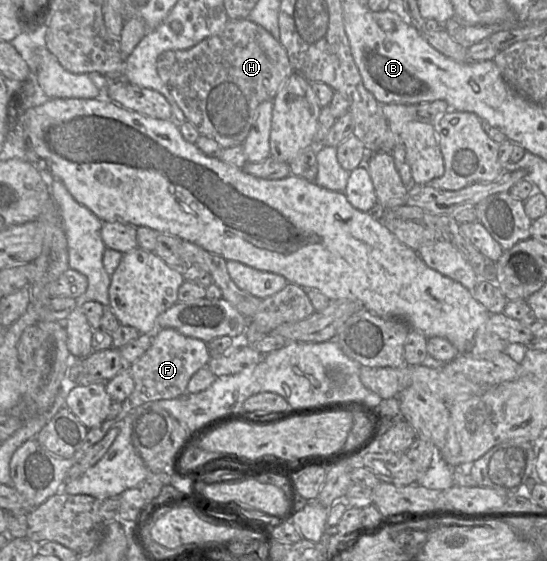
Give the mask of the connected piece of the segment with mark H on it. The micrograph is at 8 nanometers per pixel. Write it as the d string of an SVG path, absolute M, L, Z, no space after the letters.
M246 19L229 20L219 33L188 50L169 50L156 61L157 73L189 121L200 135L213 138L222 148L242 145L256 118L260 103L273 100L294 69L279 40L262 26Z

